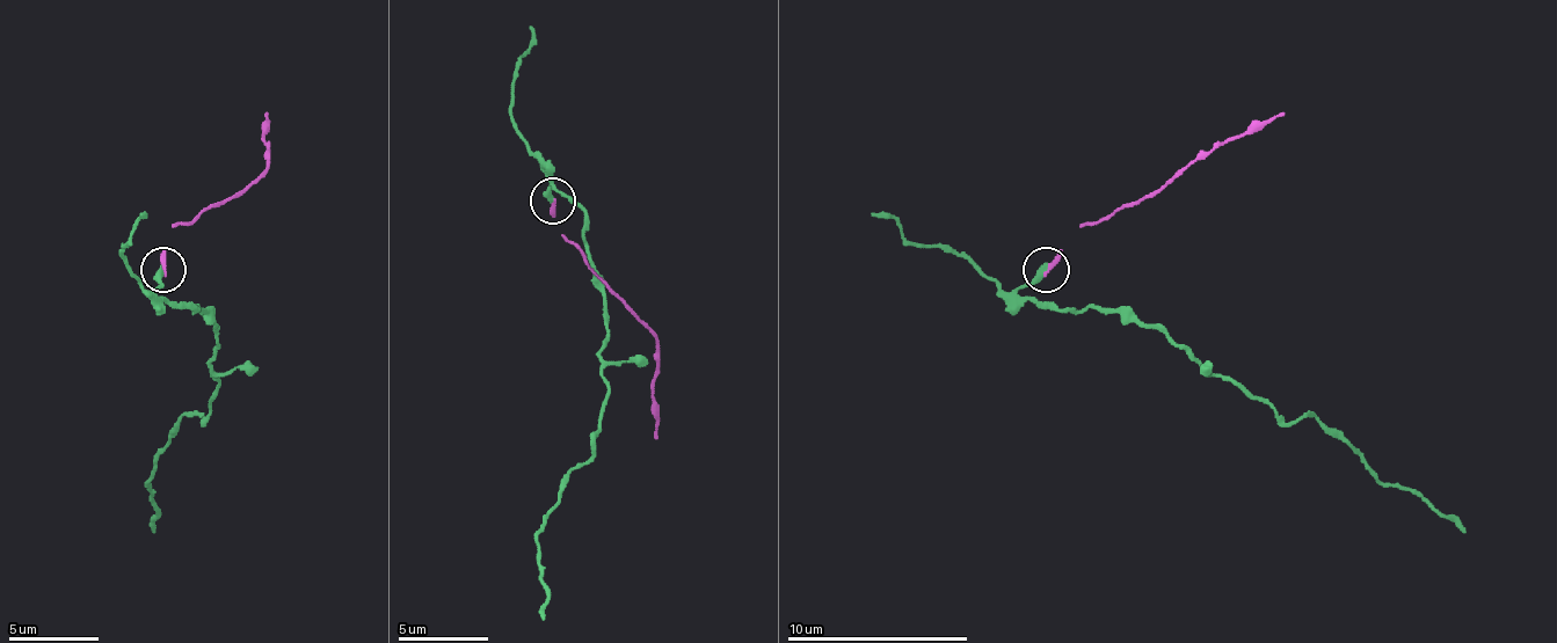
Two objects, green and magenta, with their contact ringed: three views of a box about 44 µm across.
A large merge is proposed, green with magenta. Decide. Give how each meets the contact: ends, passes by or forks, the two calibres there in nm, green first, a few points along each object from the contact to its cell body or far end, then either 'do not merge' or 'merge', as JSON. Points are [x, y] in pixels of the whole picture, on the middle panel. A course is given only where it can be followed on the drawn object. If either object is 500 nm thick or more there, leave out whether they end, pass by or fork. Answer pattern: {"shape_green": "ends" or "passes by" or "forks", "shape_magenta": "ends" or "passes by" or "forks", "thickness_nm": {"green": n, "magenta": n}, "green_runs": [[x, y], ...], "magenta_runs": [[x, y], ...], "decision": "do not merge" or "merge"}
{"shape_green": "ends", "shape_magenta": "ends", "thickness_nm": {"green": 400, "magenta": 280}, "green_runs": [[551, 199], [546, 173], [583, 213], [591, 280], [605, 299], [605, 399], [591, 444], [537, 534], [541, 620]], "magenta_runs": [[551, 204], [560, 235], [655, 340], [655, 439]], "decision": "do not merge"}

